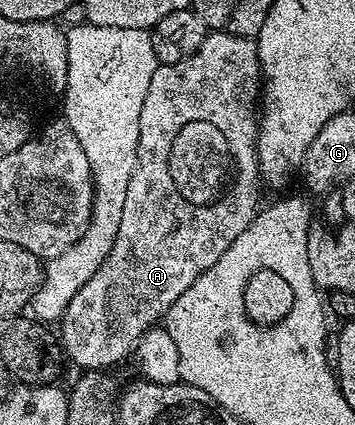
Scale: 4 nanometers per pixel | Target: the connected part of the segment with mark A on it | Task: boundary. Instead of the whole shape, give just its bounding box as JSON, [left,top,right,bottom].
[59,29,263,371]

